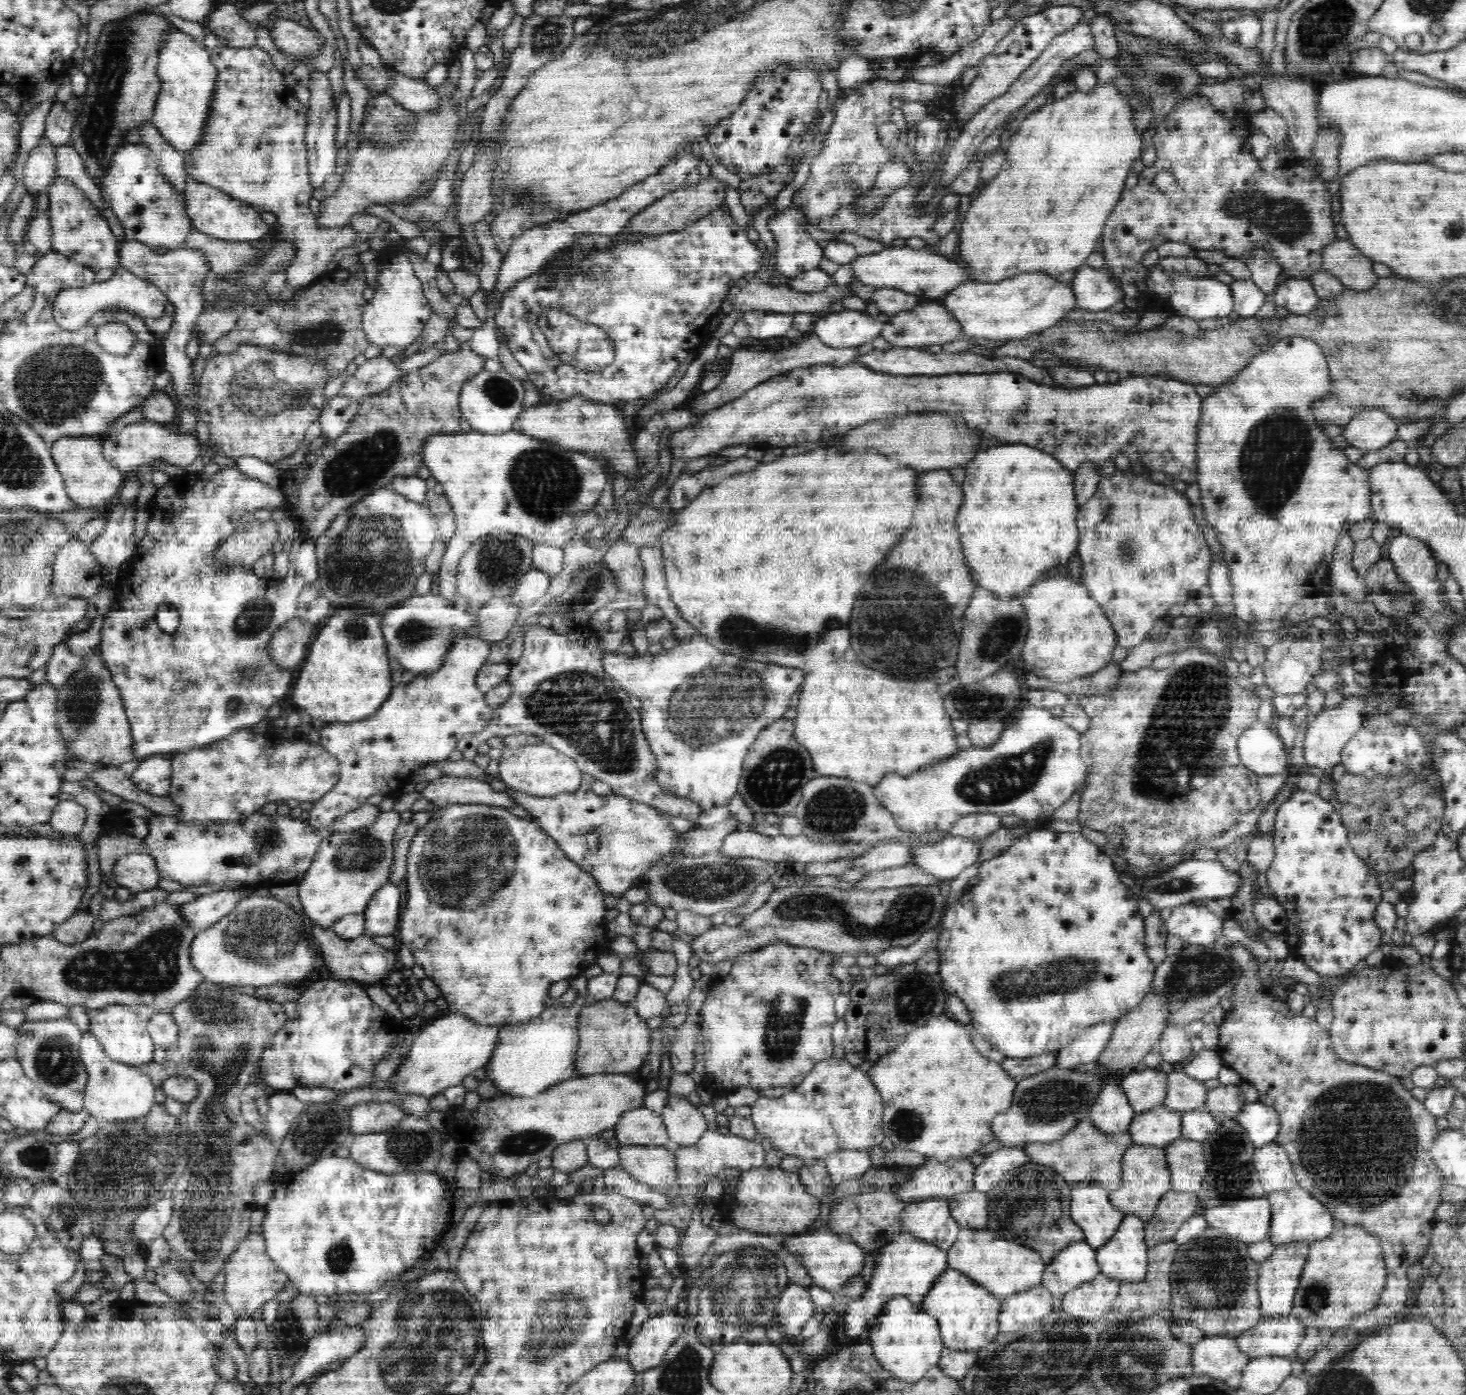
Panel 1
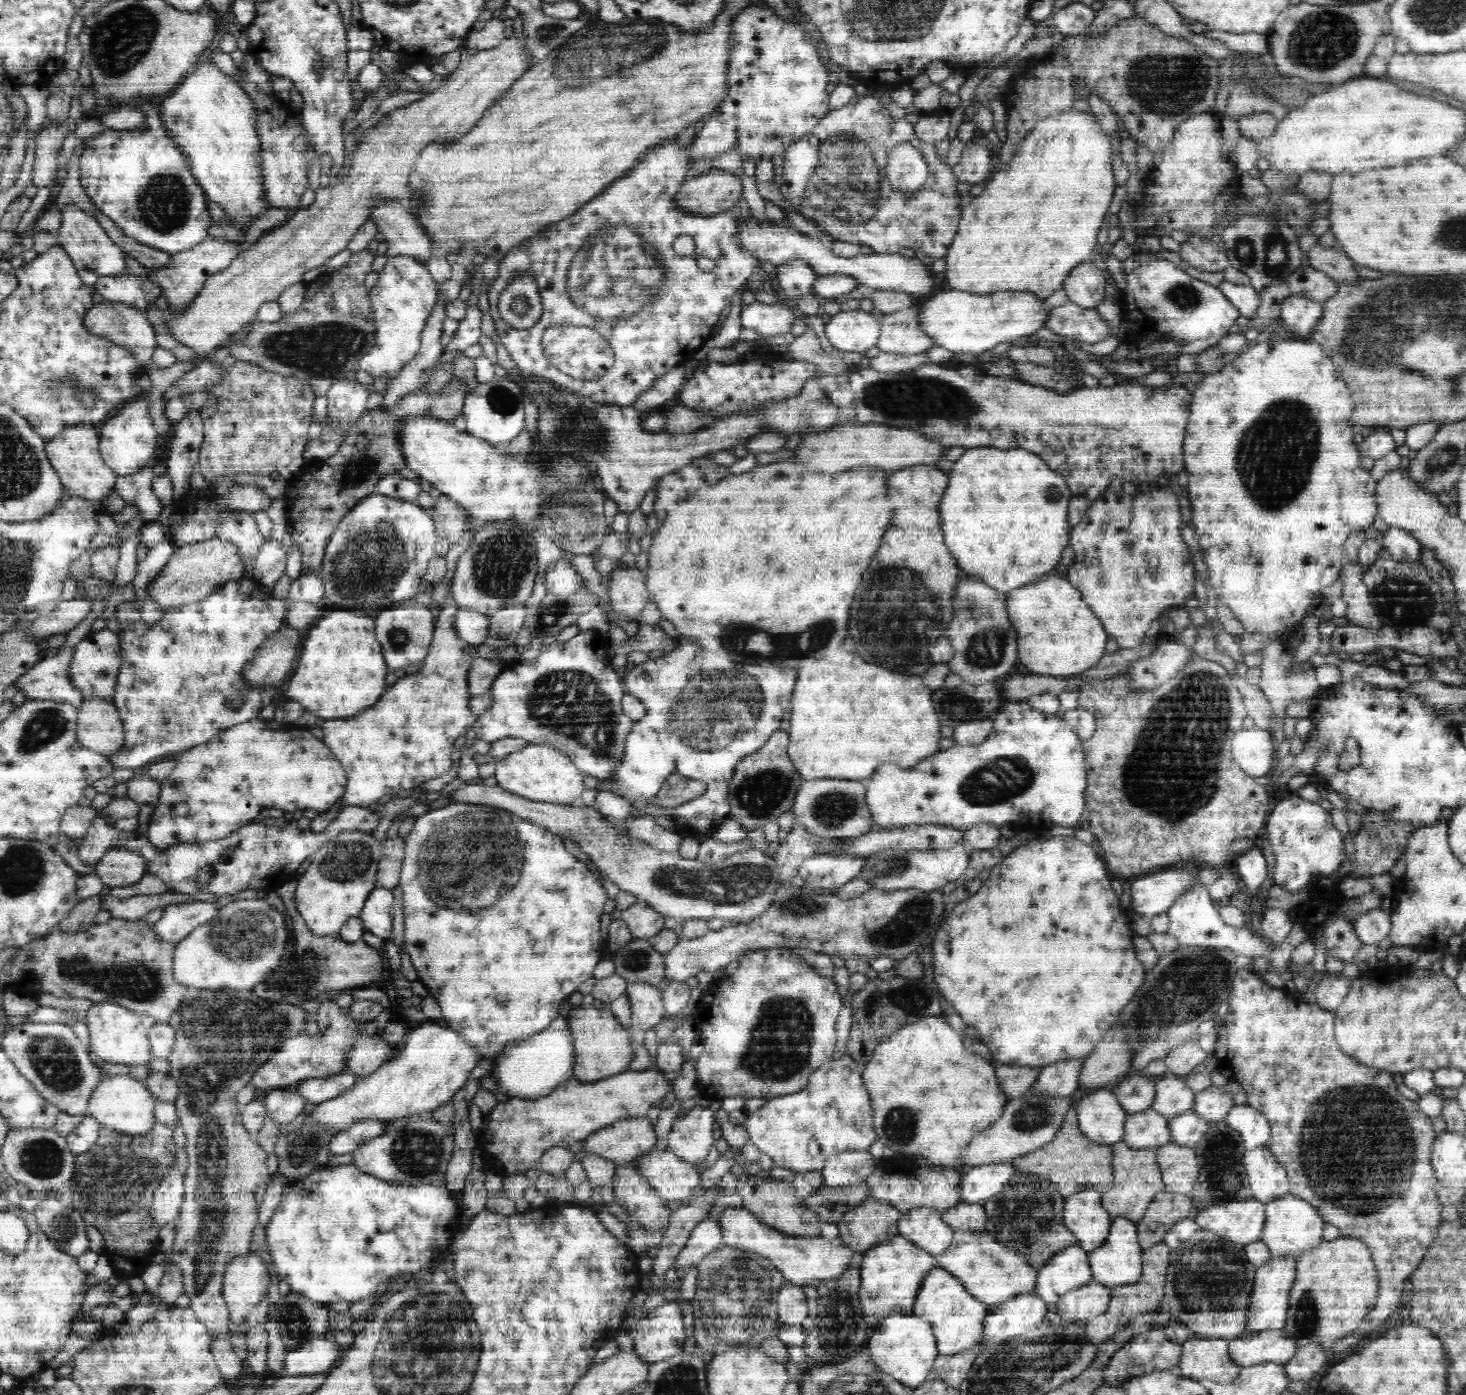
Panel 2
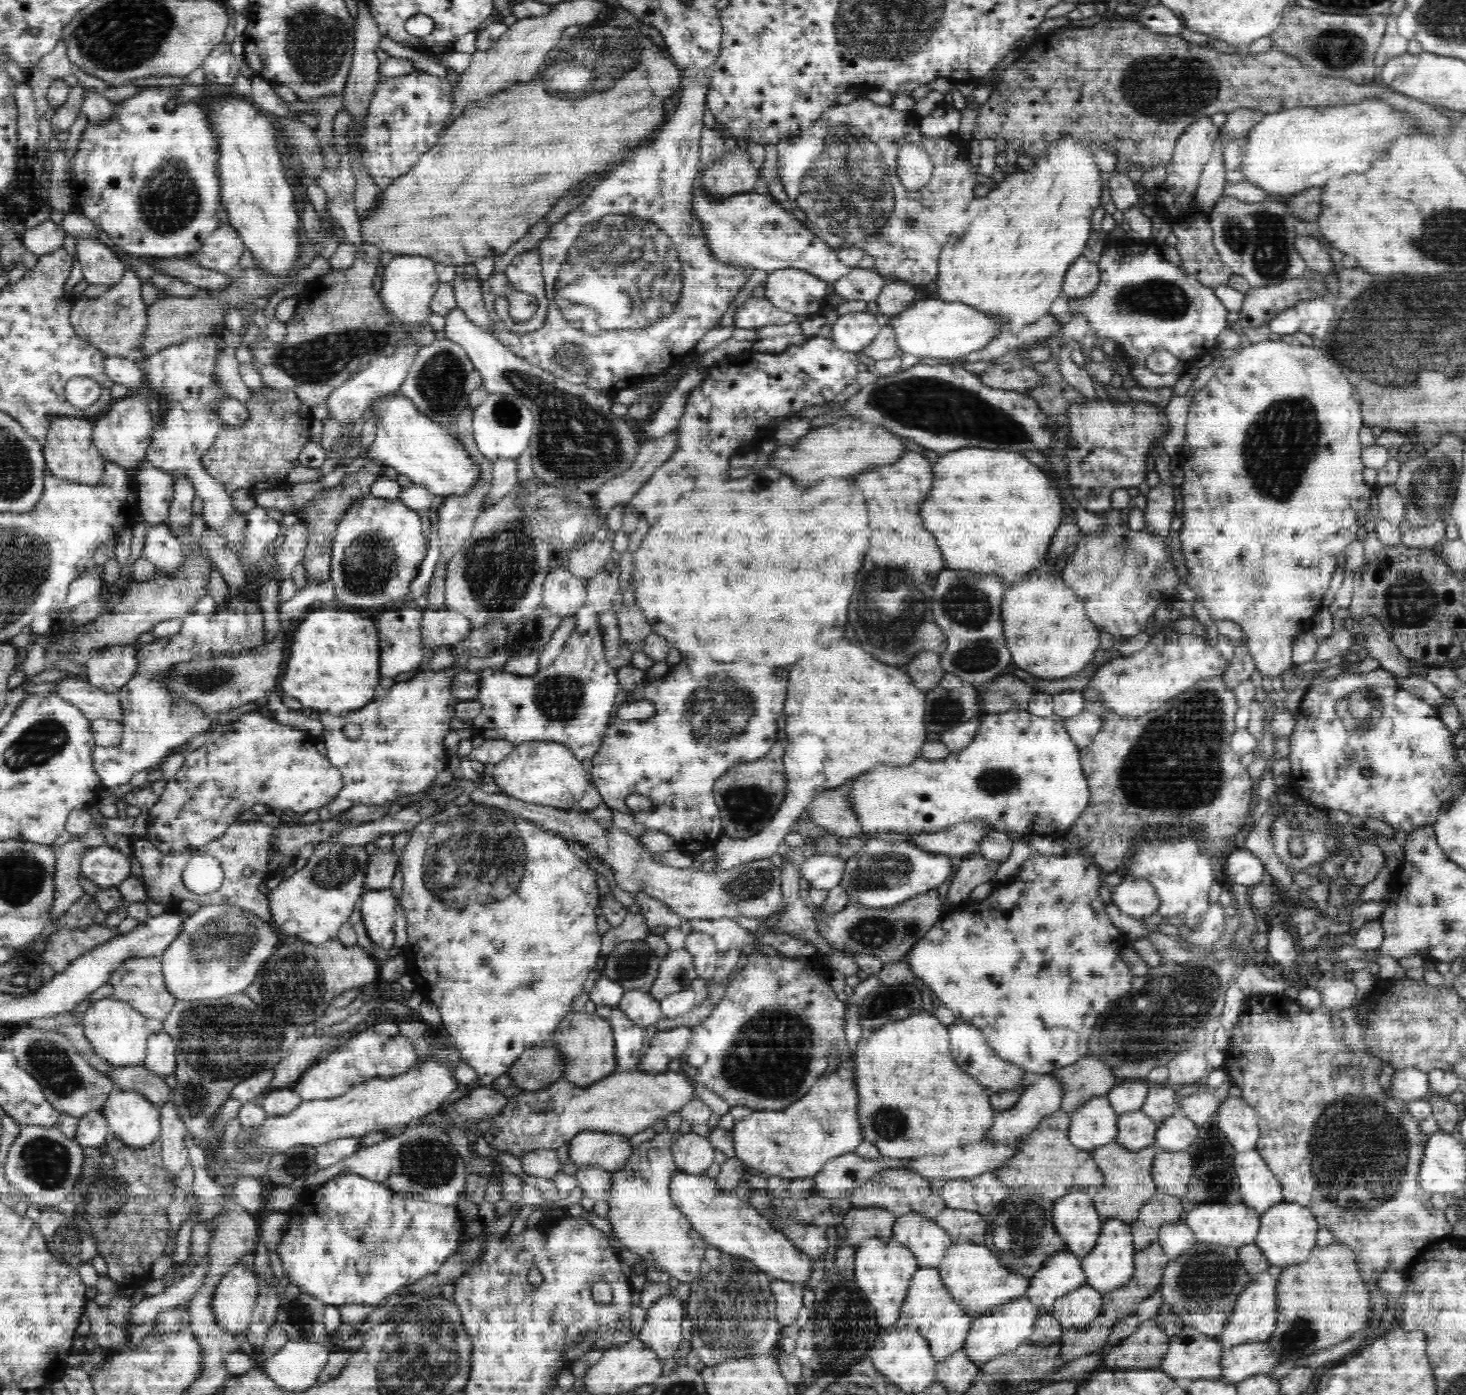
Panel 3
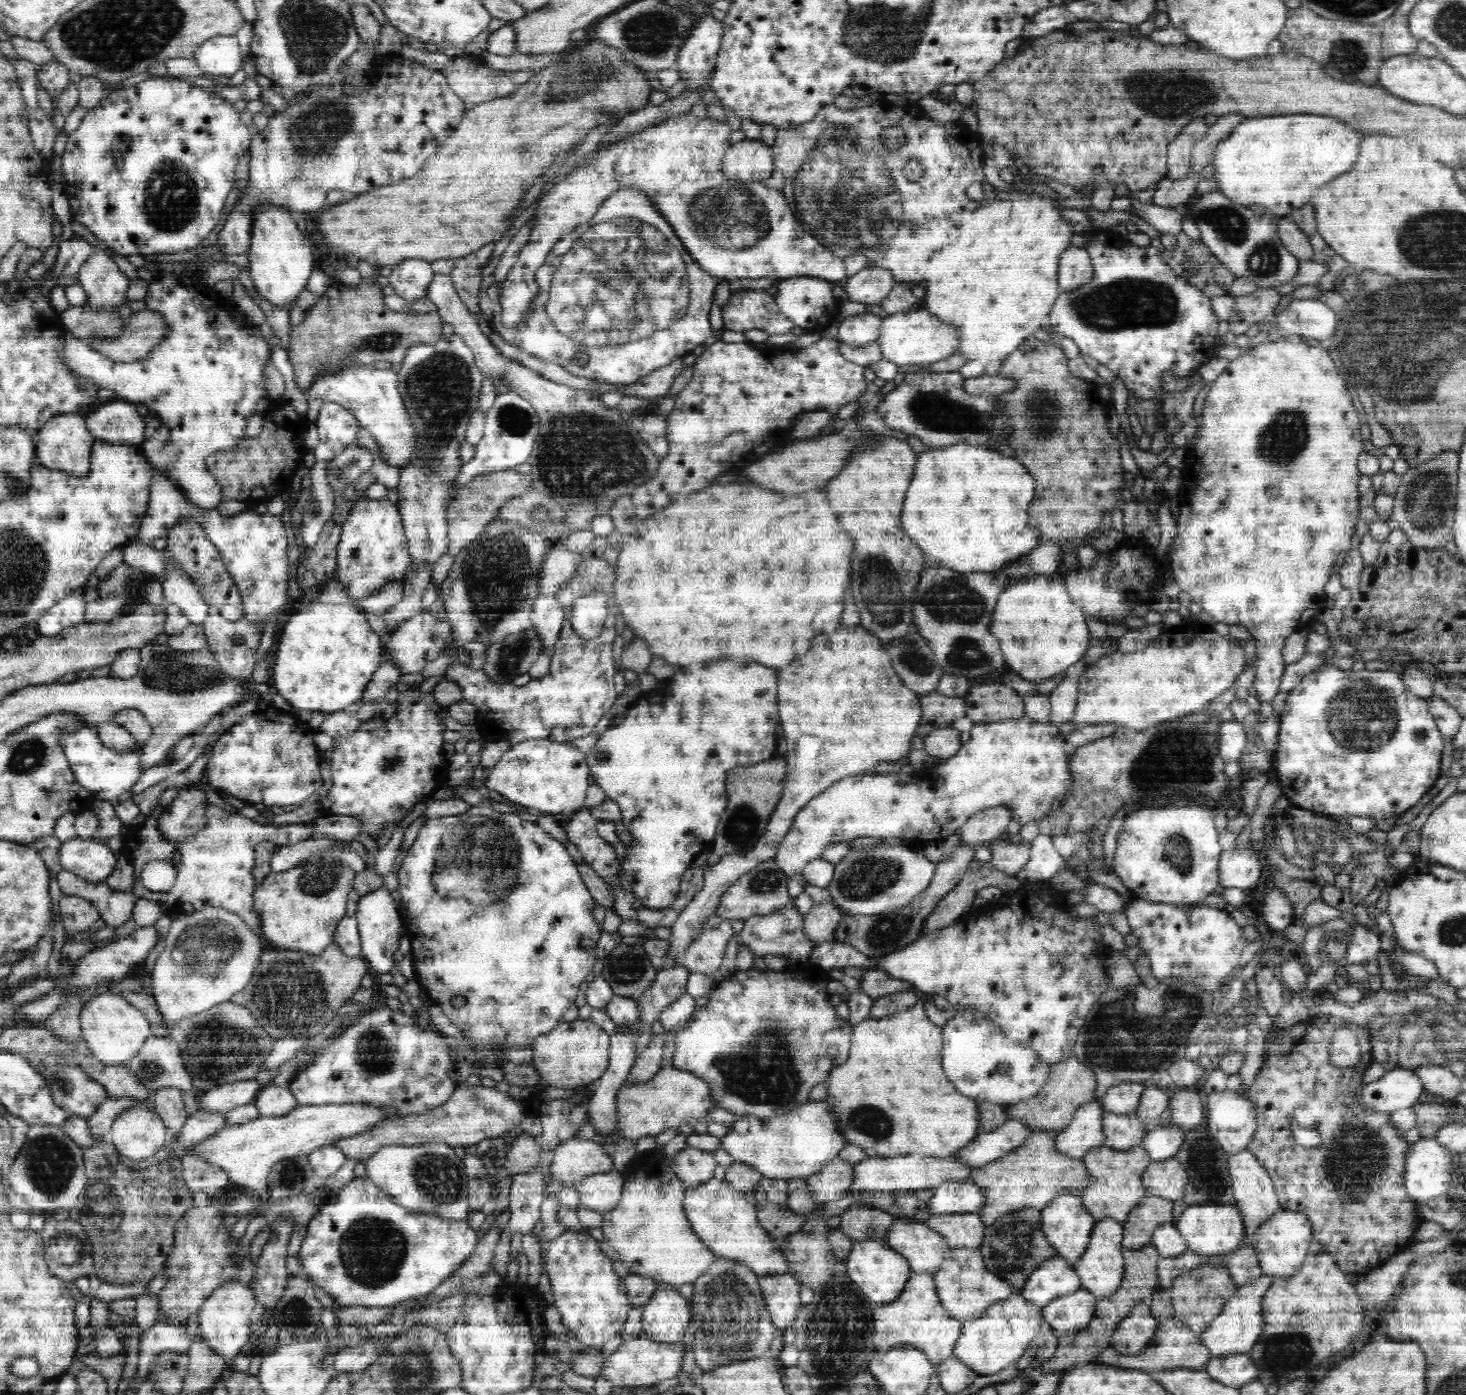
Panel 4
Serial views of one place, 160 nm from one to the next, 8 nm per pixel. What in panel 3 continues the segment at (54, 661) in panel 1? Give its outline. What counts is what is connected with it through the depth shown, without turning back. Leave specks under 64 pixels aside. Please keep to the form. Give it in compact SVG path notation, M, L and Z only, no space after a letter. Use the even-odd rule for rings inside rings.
M132 645L110 646L96 648L92 659L86 664L88 672L84 676L86 680L94 687L102 691L118 691L118 688L126 686L126 682L132 680L138 671L137 648Z

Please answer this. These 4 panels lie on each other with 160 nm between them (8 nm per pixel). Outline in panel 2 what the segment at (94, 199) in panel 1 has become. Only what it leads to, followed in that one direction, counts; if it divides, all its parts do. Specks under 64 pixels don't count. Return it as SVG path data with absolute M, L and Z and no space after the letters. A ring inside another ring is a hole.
M94 208L94 216L107 232L107 235L120 246L125 255L130 255L138 261L140 265L150 268L164 268L169 264L170 254L145 246L133 238L126 236L124 231L115 225L105 214Z

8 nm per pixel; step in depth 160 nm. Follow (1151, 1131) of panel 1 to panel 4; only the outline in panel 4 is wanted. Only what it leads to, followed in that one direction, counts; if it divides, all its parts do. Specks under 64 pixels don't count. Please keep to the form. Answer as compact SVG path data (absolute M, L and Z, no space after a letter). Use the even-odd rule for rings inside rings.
M1104 1111L1103 1133L1104 1145L1116 1151L1128 1151L1140 1147L1147 1136L1146 1124L1136 1114L1116 1115Z

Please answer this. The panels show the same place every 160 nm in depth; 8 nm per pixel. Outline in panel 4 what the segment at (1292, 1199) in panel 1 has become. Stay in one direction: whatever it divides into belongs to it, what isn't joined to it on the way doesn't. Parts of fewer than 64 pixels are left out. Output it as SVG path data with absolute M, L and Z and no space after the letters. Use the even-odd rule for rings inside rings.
M1281 1209L1265 1221L1253 1233L1251 1246L1255 1248L1263 1274L1268 1276L1294 1276L1300 1270L1308 1252L1308 1246L1313 1242L1312 1225L1308 1216L1302 1212Z

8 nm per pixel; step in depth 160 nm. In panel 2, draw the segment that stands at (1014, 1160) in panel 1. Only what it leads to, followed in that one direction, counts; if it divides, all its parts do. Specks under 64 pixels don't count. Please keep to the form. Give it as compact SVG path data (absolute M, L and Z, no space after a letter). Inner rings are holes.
M1011 1160L965 1169L959 1184L959 1200L968 1204L986 1204L1016 1172Z

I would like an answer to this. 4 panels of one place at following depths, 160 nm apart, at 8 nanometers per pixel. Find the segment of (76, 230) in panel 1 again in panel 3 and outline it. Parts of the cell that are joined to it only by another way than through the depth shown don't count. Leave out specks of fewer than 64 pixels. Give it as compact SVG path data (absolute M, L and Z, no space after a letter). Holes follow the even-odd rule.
M76 238L76 258L83 270L83 279L88 284L113 287L120 282L128 266L100 240Z

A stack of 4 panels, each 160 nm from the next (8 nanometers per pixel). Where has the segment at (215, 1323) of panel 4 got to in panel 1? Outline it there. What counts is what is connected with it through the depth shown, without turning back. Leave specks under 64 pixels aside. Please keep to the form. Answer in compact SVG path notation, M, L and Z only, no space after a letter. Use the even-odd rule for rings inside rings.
M250 1232L248 1236L245 1236L223 1268L225 1278L221 1289L226 1302L238 1317L246 1318L258 1308L263 1308L263 1304L276 1298L278 1292L286 1286L286 1282L289 1280L287 1273L276 1268L275 1261L268 1256L264 1237L258 1233Z

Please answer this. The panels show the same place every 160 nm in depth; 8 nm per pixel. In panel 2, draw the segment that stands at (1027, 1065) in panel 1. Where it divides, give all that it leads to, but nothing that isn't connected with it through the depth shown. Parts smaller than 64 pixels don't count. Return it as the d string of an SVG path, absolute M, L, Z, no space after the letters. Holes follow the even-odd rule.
M995 1064L995 1074L999 1078L1000 1089L1010 1102L1022 1097L1038 1080L1041 1068L1030 1066L1010 1066Z

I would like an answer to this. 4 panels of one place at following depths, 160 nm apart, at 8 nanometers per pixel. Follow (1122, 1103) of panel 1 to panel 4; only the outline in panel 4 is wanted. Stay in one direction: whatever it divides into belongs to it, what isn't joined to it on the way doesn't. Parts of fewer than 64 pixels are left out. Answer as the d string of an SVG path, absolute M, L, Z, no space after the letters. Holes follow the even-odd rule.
M1100 1101L1079 1107L1056 1138L1056 1150L1066 1156L1083 1158L1092 1148L1103 1146L1104 1111Z

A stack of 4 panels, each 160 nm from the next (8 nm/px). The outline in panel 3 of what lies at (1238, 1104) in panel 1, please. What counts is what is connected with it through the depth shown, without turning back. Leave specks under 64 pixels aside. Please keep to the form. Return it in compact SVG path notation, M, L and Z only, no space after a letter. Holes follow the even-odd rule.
M1226 1083L1216 1089L1205 1087L1184 1097L1182 1099L1182 1110L1186 1113L1186 1117L1199 1126L1210 1121L1210 1118L1217 1114L1224 1100L1230 1097L1230 1087Z

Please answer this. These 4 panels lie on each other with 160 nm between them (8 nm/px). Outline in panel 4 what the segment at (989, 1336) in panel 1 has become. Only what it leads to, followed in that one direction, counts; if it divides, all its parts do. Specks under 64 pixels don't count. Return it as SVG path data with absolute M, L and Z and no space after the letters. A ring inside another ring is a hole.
M912 1272L904 1290L891 1303L877 1305L873 1310L873 1343L876 1353L889 1352L896 1344L911 1344L926 1353L935 1366L952 1357L963 1323L944 1310L933 1273Z

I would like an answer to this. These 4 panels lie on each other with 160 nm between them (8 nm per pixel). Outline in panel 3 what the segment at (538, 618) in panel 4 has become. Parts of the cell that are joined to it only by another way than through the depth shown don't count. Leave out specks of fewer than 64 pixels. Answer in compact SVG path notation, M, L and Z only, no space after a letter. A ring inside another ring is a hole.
M562 566L553 567L544 580L541 604L546 611L568 618L584 606L586 589L586 578L576 578Z

